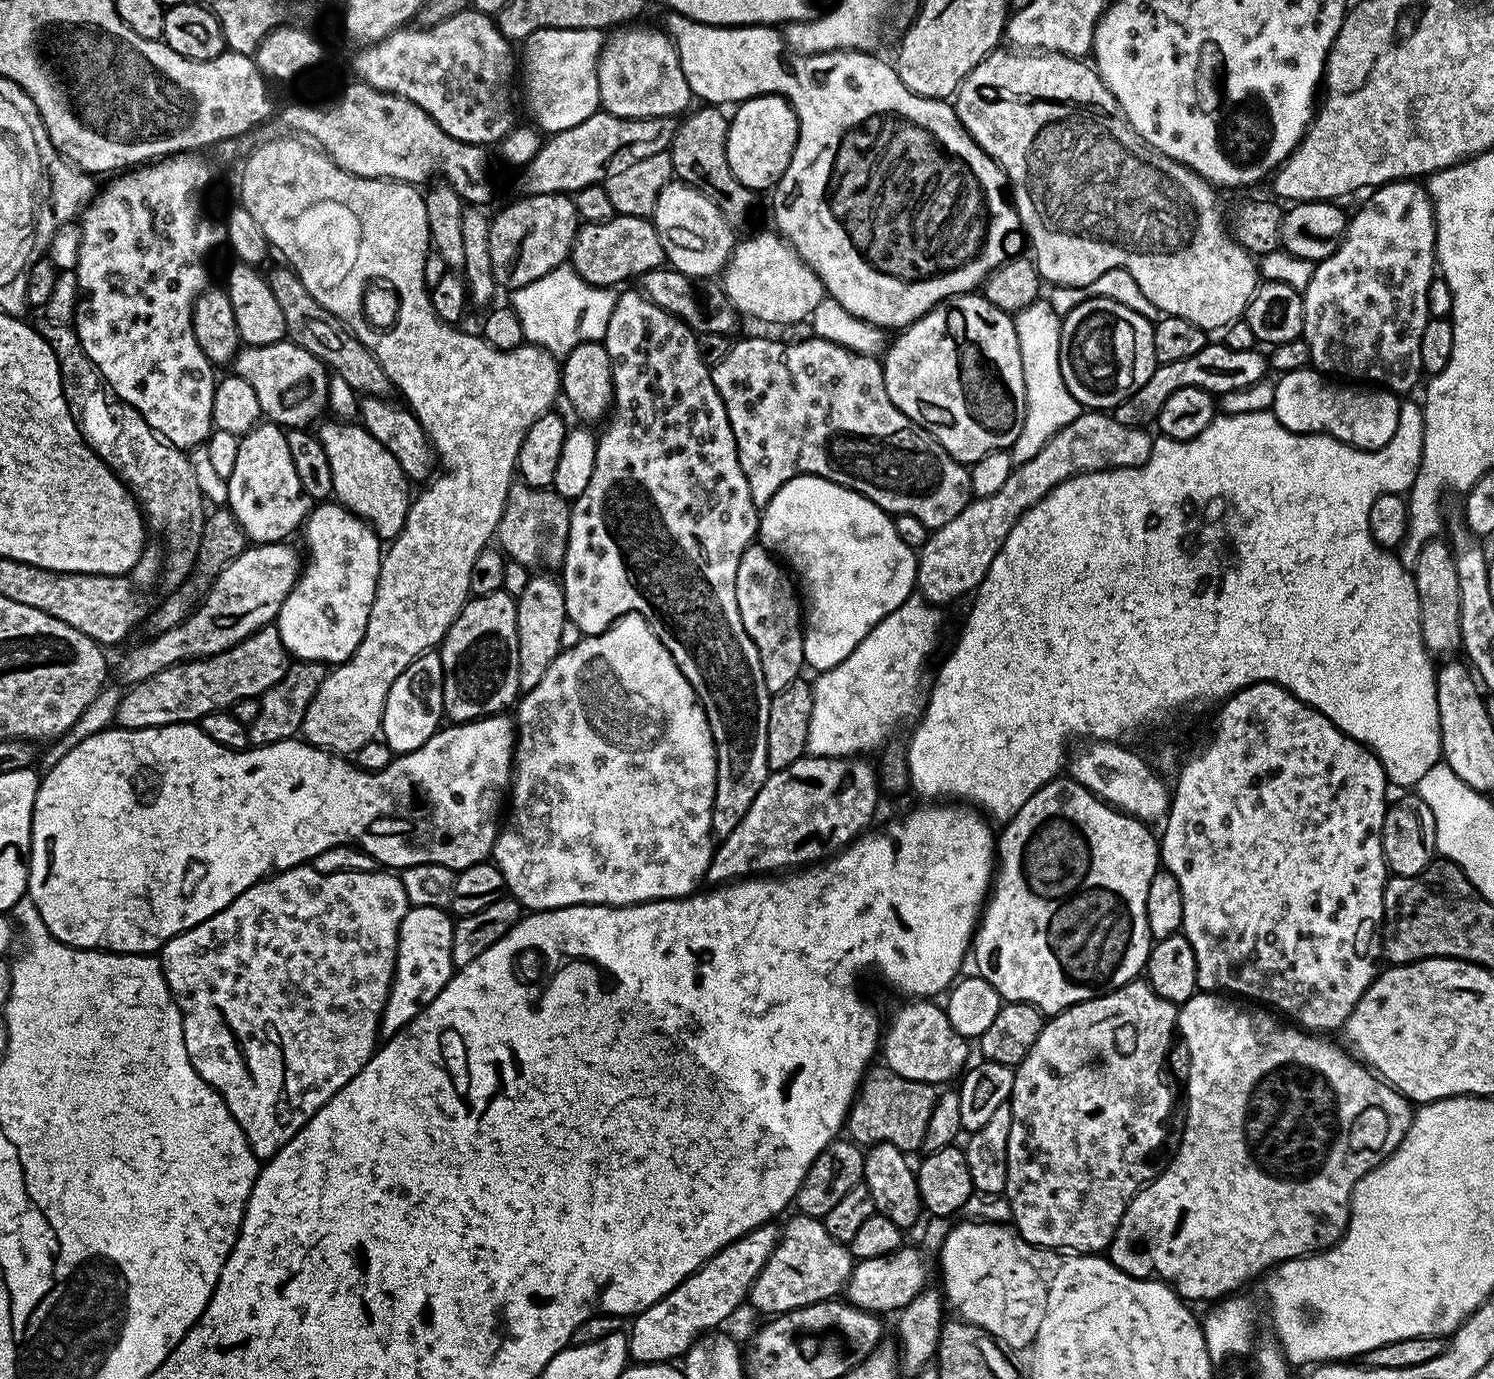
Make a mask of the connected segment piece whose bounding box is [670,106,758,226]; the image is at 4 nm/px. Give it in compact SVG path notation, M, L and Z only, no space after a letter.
M700 106L697 112L691 112L677 123L674 142L670 149L675 179L681 184L698 189L703 196L710 198L710 202L718 206L718 210L729 224L744 224L755 214L758 196L746 186L742 186L742 182L734 178L734 170L730 170L730 162L726 158L729 117L723 116L720 113L723 111L716 106Z

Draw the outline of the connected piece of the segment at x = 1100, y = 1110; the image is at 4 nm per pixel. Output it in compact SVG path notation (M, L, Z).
M1144 978L1134 979L1126 986L1107 992L1104 996L1070 1006L1065 1012L1055 1013L1045 1023L1042 1034L1038 1034L1038 1042L1030 1046L1030 1054L1026 1054L1024 1061L1017 1064L1014 1069L1016 1077L1010 1101L1012 1121L1008 1143L1008 1173L1003 1195L1008 1196L1008 1208L1012 1211L1011 1223L1025 1245L1069 1248L1067 1251L1072 1254L1100 1254L1111 1245L1114 1234L1122 1222L1122 1214L1126 1214L1128 1203L1144 1185L1151 1184L1159 1176L1161 1168L1166 1164L1165 1157L1160 1157L1160 1151L1163 1150L1164 1139L1168 1136L1164 1127L1167 1126L1168 1115L1172 1112L1172 1088L1164 1081L1164 1059L1172 1048L1172 1036L1174 1040L1177 1028L1177 1005L1158 995Z

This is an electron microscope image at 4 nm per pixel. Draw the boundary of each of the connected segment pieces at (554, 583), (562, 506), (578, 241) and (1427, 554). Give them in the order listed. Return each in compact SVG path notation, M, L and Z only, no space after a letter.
M536 574L526 582L516 601L516 625L518 626L518 686L521 693L534 690L546 670L550 670L550 662L558 658L562 650L562 626L569 620L566 614L564 589L559 579L551 580L551 575Z
M523 482L513 483L498 529L503 555L508 560L517 560L529 570L559 569L568 545L571 513L569 501L552 488L530 488Z
M615 215L606 222L584 222L576 230L576 237L572 243L572 255L570 257L571 271L580 276L588 284L599 288L611 289L612 284L620 284L623 280L635 281L642 274L661 267L665 263L664 251L662 250L662 238L658 238L658 230L651 219L642 216Z
M1440 538L1428 540L1422 546L1422 552L1418 554L1418 562L1410 571L1414 586L1418 590L1420 629L1422 630L1422 638L1424 639L1424 647L1432 654L1437 654L1436 652L1452 652L1448 654L1459 653L1462 648L1460 643L1460 639L1462 638L1462 630L1460 629L1460 603L1458 602L1457 571L1454 570L1451 547Z

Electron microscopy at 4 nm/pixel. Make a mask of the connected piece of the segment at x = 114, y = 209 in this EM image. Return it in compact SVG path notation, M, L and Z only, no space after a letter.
M199 151L178 152L174 156L157 159L155 162L145 163L143 166L133 167L123 174L117 175L108 185L101 187L92 197L91 204L84 209L79 217L80 249L78 262L75 266L76 281L80 287L80 294L76 301L76 319L74 327L78 338L82 342L82 350L90 358L90 362L100 371L113 396L130 405L142 418L156 431L161 438L181 450L191 450L203 445L214 431L212 415L214 414L214 390L218 383L213 364L202 354L202 346L198 346L198 338L194 338L192 325L192 308L196 299L204 293L205 288L213 283L212 263L220 252L220 247L225 247L227 230L225 217L220 214L220 192L216 189L217 165L204 157Z

